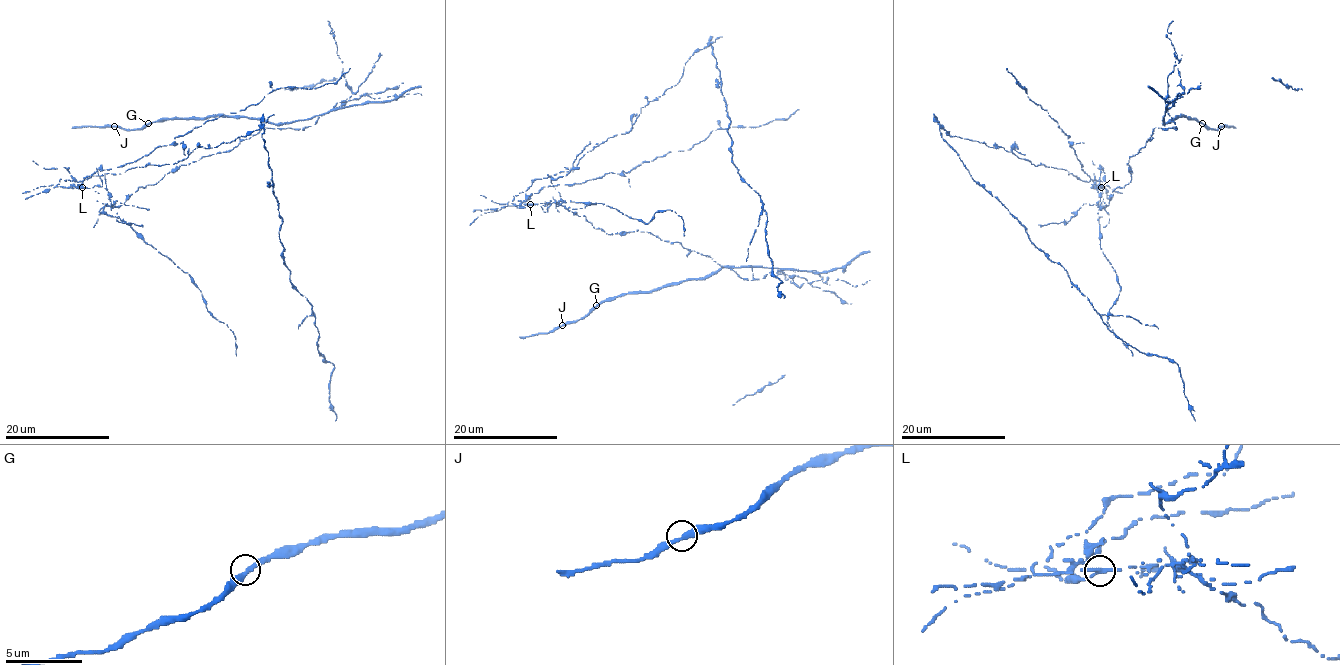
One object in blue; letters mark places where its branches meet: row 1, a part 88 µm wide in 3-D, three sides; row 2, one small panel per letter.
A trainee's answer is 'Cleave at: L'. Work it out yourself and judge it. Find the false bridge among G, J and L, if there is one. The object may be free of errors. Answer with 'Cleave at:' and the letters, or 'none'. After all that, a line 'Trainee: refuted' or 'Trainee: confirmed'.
Cleave at: L
Trainee: confirmed

